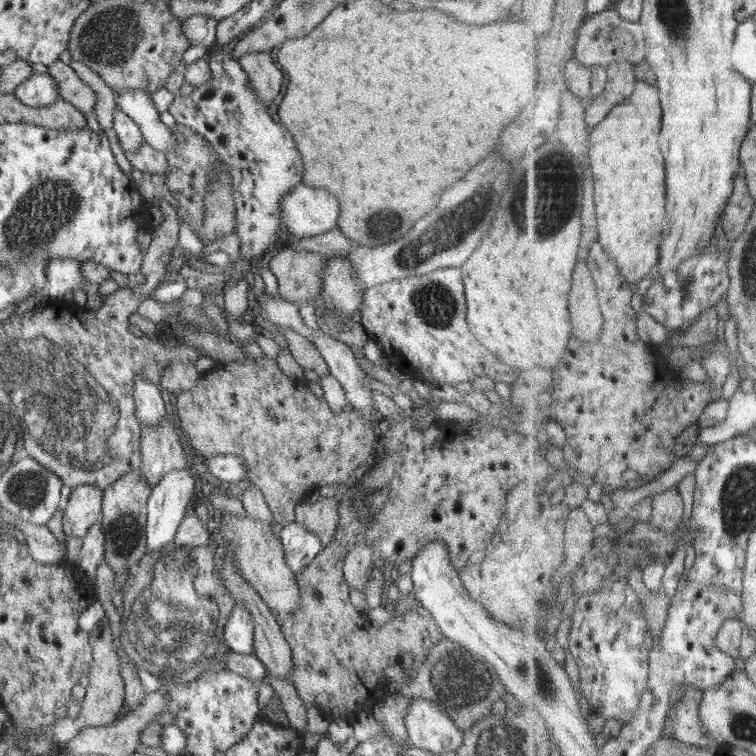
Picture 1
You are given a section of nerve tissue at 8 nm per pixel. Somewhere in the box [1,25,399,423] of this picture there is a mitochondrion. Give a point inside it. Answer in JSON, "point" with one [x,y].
{"point":[41,213]}

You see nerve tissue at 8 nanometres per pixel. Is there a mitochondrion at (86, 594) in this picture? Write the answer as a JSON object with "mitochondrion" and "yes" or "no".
{"mitochondrion":"no"}

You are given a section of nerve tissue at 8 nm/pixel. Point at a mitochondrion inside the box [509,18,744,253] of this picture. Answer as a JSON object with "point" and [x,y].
{"point":[546,201]}

